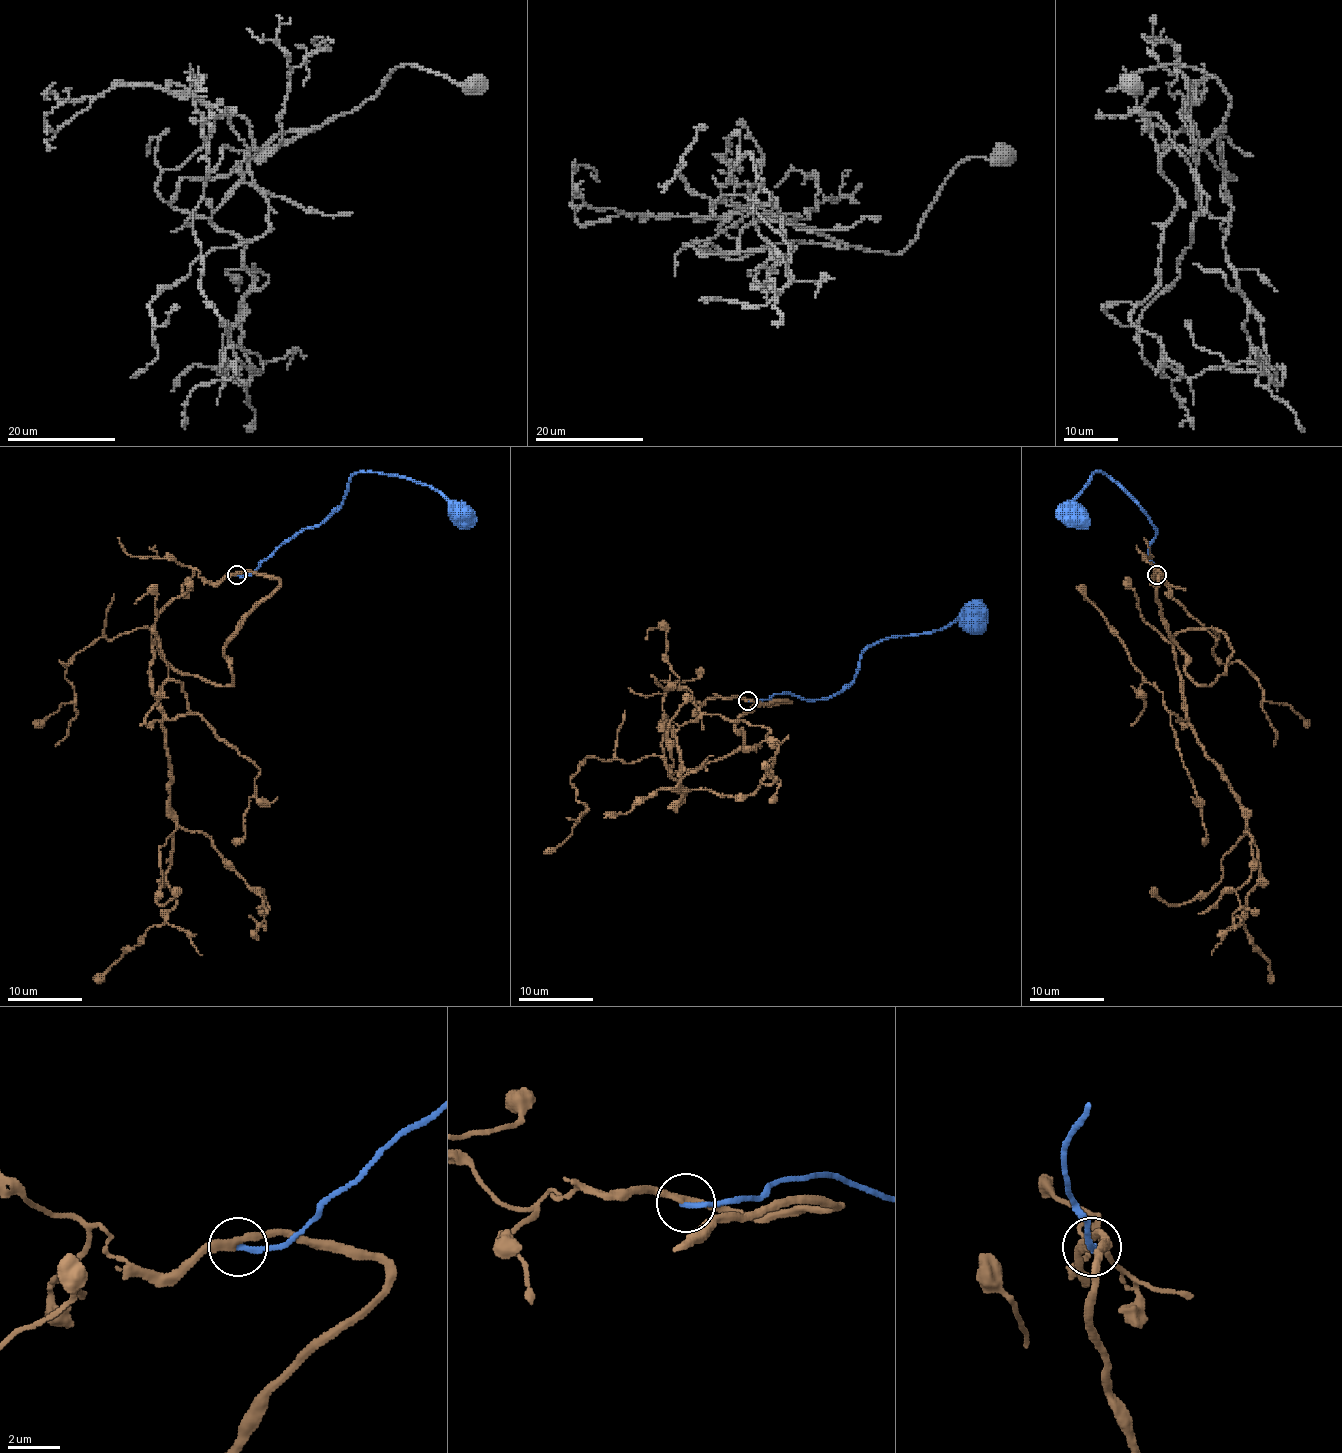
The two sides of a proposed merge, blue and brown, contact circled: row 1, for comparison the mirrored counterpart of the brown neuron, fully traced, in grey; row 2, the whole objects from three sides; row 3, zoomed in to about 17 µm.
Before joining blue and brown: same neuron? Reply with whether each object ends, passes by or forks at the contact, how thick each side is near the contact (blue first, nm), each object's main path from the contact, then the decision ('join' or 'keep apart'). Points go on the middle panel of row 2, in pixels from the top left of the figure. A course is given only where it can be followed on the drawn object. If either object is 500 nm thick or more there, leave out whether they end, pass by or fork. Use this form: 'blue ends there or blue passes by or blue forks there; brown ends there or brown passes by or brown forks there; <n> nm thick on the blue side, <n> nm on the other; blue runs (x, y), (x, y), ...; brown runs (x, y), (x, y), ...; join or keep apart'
blue ends there; brown passes by; 200 nm thick on the blue side, 280 nm on the other; blue runs (747, 701), (775, 694), (831, 697), (854, 679), (859, 656), (869, 647), (890, 637), (942, 630), (968, 613); brown runs (747, 701), (790, 703), (745, 712), (743, 742), (672, 776), (664, 718), (683, 801), (660, 788), (604, 818); keep apart

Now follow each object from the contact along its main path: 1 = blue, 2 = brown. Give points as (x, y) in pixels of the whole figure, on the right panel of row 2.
1: (1157, 575), (1150, 560), (1150, 545), (1155, 538), (1153, 525), (1103, 472), (1091, 476), (1073, 502), (1069, 519)
2: (1157, 575), (1198, 684), (1229, 639), (1180, 632), (1174, 660), (1257, 848), (1244, 928), (1274, 979)

